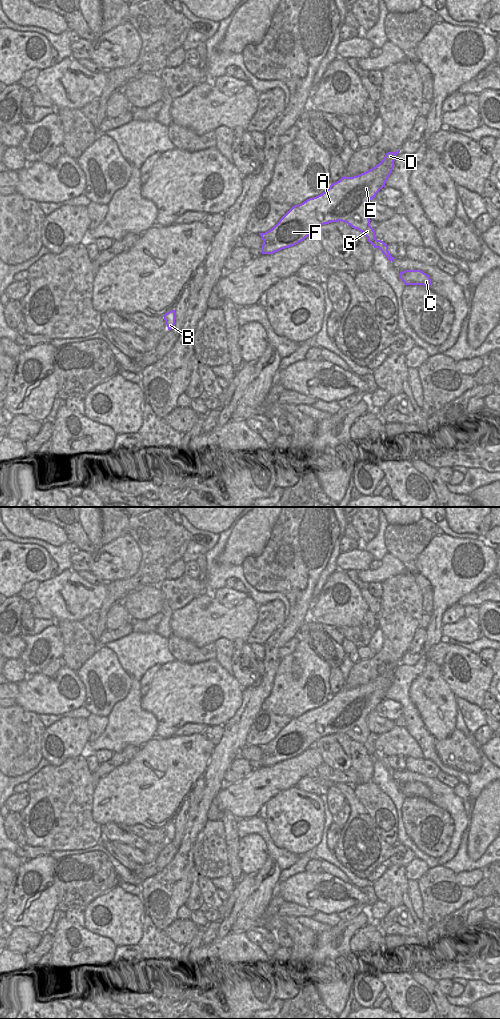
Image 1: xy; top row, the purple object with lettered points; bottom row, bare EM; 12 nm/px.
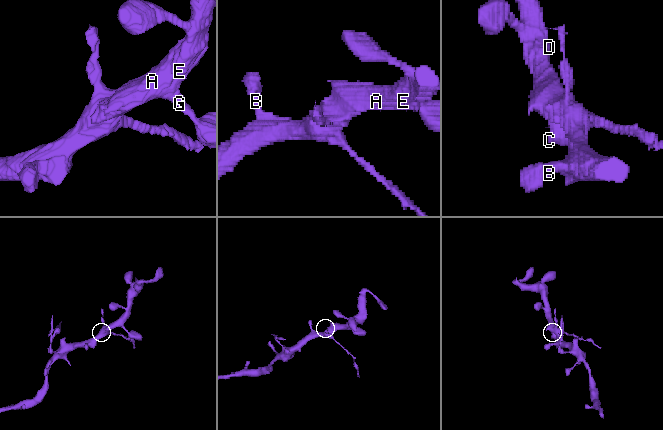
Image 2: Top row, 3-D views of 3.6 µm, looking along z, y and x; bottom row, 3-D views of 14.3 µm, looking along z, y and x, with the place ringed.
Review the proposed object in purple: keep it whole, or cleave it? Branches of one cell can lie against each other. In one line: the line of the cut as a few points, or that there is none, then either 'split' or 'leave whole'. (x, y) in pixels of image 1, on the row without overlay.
no cut; leave whole

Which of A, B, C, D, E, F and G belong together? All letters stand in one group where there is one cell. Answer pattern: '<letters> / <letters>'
A B C D E F G

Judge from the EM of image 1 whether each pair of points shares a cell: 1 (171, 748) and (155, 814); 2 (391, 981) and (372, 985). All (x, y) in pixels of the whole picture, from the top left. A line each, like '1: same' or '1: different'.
1: same
2: different

